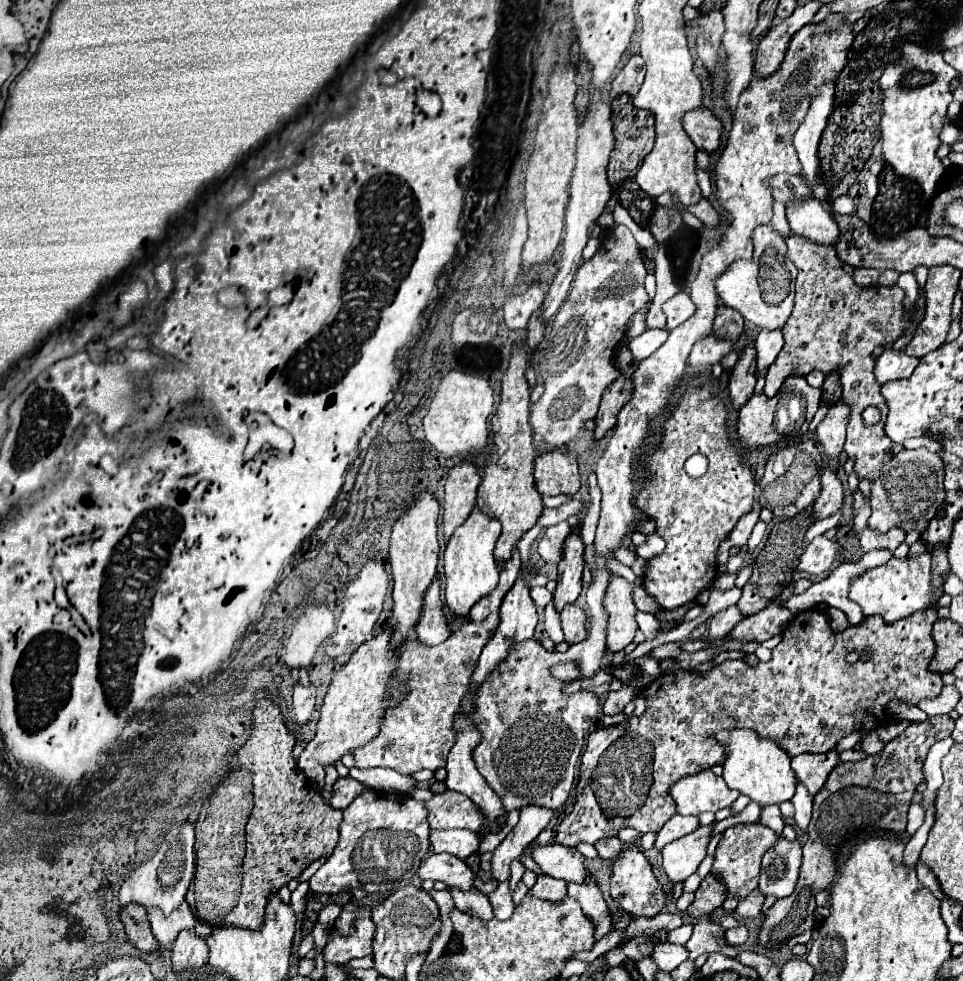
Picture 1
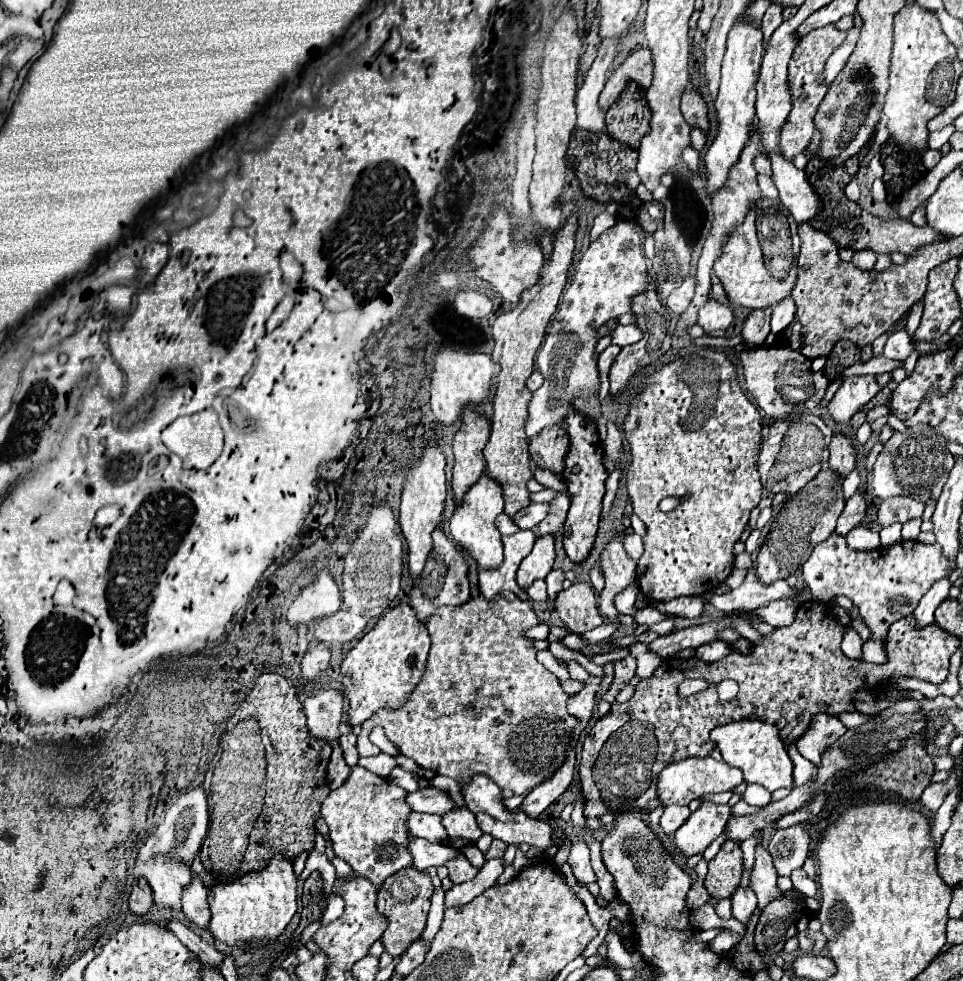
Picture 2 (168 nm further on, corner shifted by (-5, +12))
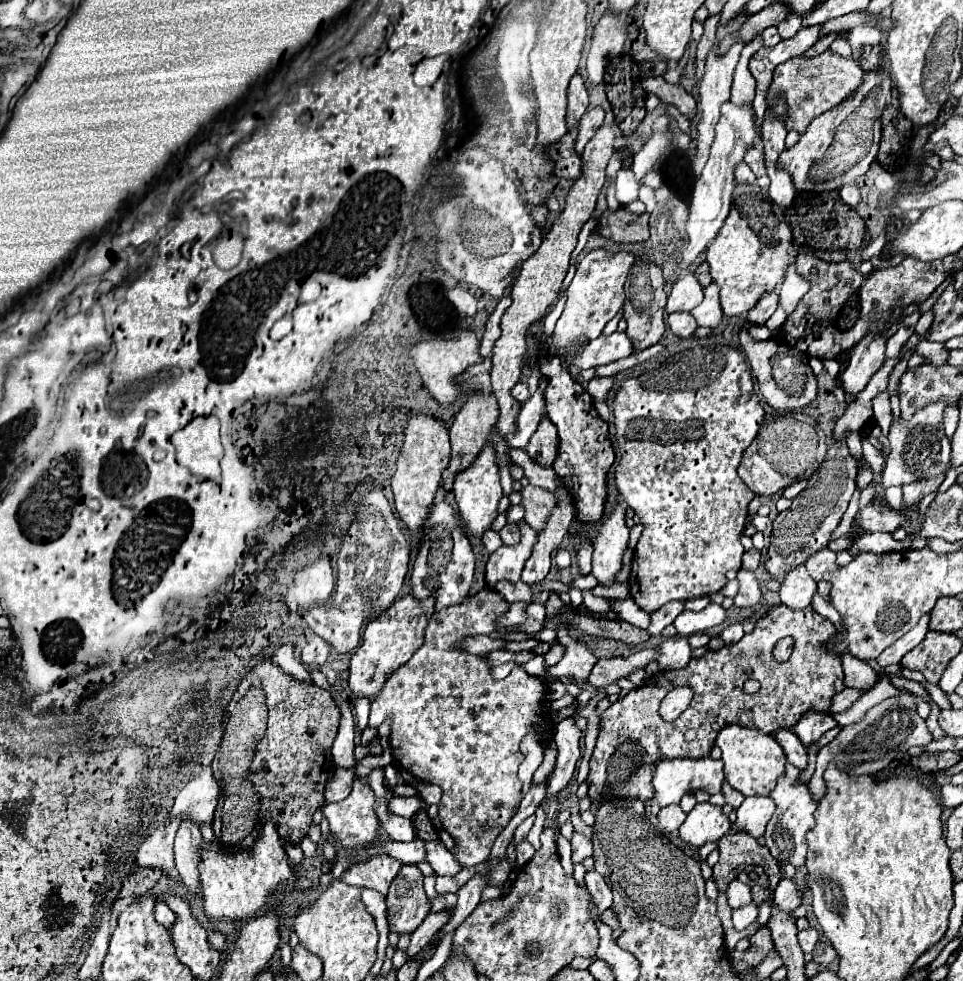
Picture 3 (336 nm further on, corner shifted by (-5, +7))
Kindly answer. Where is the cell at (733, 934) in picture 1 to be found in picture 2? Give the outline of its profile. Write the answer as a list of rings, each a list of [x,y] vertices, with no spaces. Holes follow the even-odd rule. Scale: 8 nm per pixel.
[[[738,888],[732,896],[732,916],[746,924],[752,916],[752,912],[756,910],[756,896],[750,888]]]

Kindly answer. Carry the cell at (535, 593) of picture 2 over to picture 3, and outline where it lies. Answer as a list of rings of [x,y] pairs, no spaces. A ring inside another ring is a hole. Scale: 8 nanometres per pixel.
[[[500,581],[498,585],[494,585],[494,591],[500,593],[508,603],[516,603],[516,601],[528,601],[530,603],[534,599],[530,585],[526,585],[524,581],[518,581],[518,583]]]

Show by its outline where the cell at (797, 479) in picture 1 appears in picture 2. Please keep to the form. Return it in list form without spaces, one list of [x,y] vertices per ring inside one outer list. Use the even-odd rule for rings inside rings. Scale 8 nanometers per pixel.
[[[806,414],[798,418],[776,420],[768,436],[762,440],[762,452],[758,458],[758,470],[762,478],[762,486],[772,494],[784,492],[786,496],[794,496],[800,492],[828,462],[828,444],[832,438],[832,430],[824,424],[820,416]]]

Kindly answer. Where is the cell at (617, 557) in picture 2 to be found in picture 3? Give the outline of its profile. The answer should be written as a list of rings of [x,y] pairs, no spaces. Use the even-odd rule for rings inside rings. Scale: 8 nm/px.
[[[618,503],[610,515],[602,521],[602,527],[594,539],[592,555],[592,575],[602,585],[612,585],[614,575],[622,567],[622,553],[628,547],[628,527],[626,527],[626,507]]]

